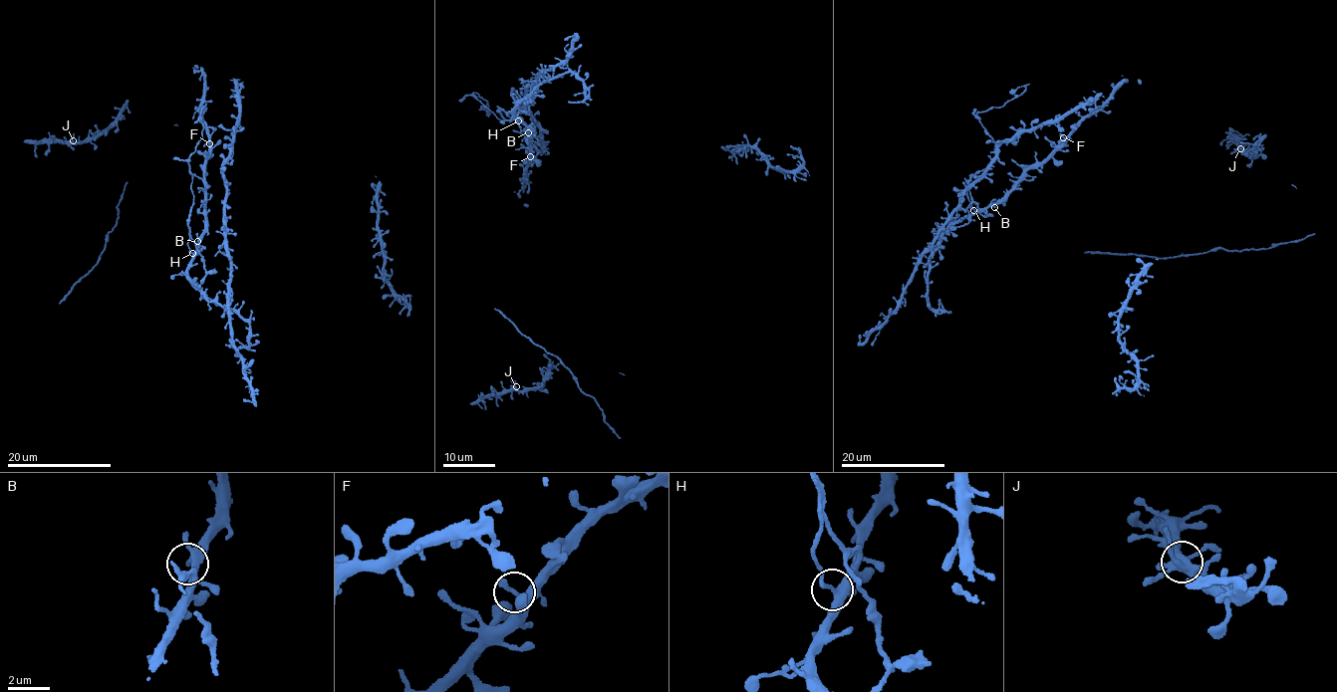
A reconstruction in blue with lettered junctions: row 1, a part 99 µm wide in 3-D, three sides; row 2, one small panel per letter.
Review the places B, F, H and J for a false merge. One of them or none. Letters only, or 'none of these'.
H

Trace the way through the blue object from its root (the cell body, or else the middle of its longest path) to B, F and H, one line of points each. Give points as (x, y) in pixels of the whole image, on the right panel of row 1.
B: (930, 259), (945, 231), (959, 221), (988, 206), (994, 207)
F: (930, 259), (945, 231), (1003, 197), (1022, 173), (1032, 168), (1064, 142), (1063, 137)
H: (930, 259), (945, 231), (974, 210)

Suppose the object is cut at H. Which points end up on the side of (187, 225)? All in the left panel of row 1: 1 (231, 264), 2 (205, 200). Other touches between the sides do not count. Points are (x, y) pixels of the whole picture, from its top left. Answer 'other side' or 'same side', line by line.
1: other side
2: other side

